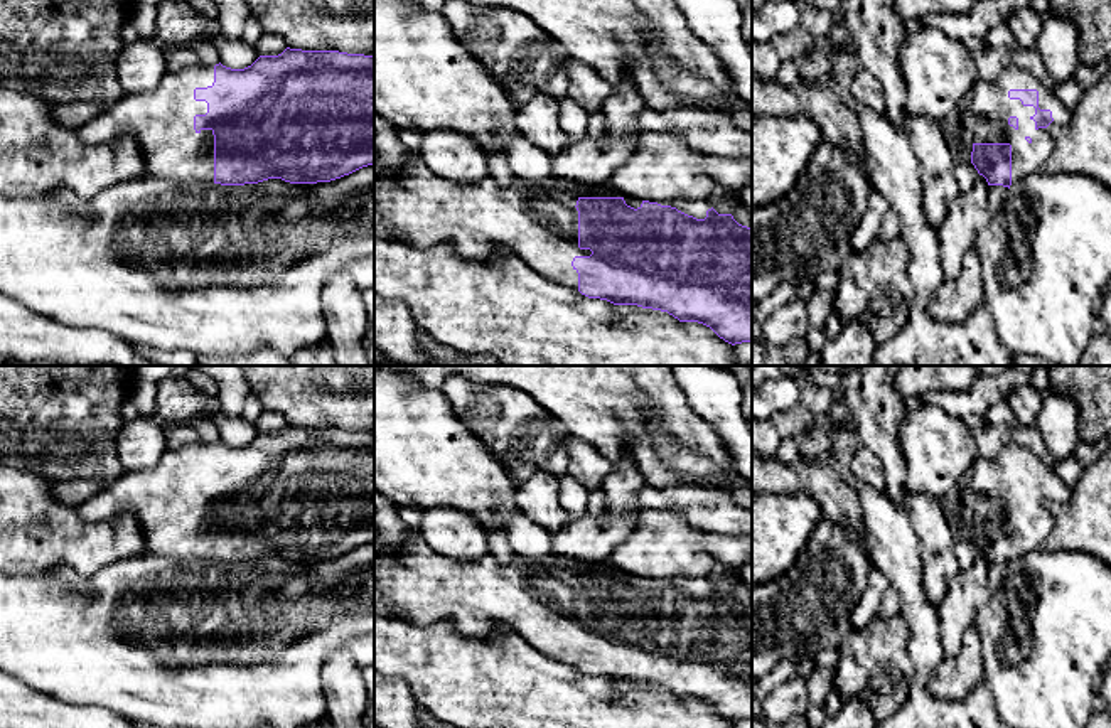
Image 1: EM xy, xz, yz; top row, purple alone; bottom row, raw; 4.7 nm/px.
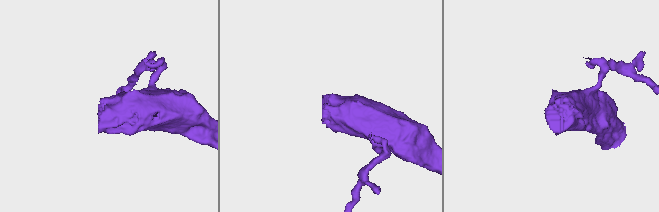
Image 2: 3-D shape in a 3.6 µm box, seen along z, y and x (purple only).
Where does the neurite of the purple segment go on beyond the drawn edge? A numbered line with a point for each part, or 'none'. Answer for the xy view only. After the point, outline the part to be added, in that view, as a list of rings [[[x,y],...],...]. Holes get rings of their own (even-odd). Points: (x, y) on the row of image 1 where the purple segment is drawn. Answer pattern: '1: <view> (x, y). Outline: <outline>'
1: xy (162, 120). Outline: [[[214,66],[167,72],[155,89],[125,94],[101,110],[98,118],[78,128],[78,135],[89,145],[133,136],[145,160],[145,175],[174,184],[212,184],[212,130],[194,130],[194,116],[207,113],[207,103],[196,101],[194,89],[212,83]]]

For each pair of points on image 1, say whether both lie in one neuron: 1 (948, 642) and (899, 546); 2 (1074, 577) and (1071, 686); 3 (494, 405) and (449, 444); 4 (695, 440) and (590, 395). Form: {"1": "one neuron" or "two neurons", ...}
{"1": "two neurons", "2": "one neuron", "3": "two neurons", "4": "one neuron"}

